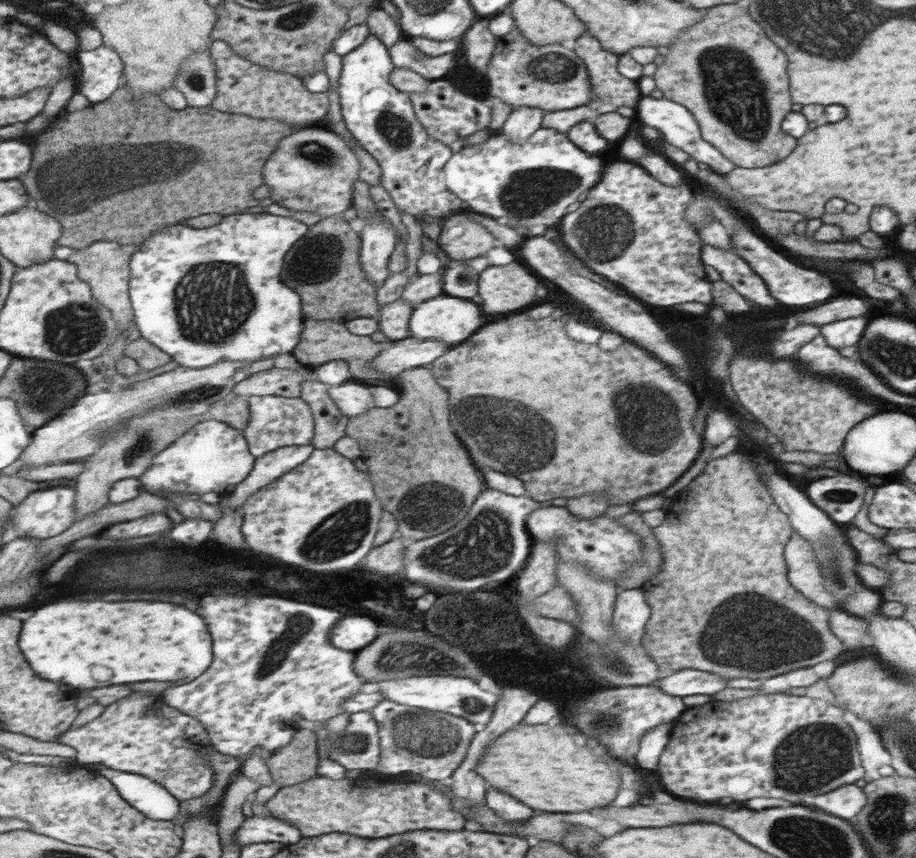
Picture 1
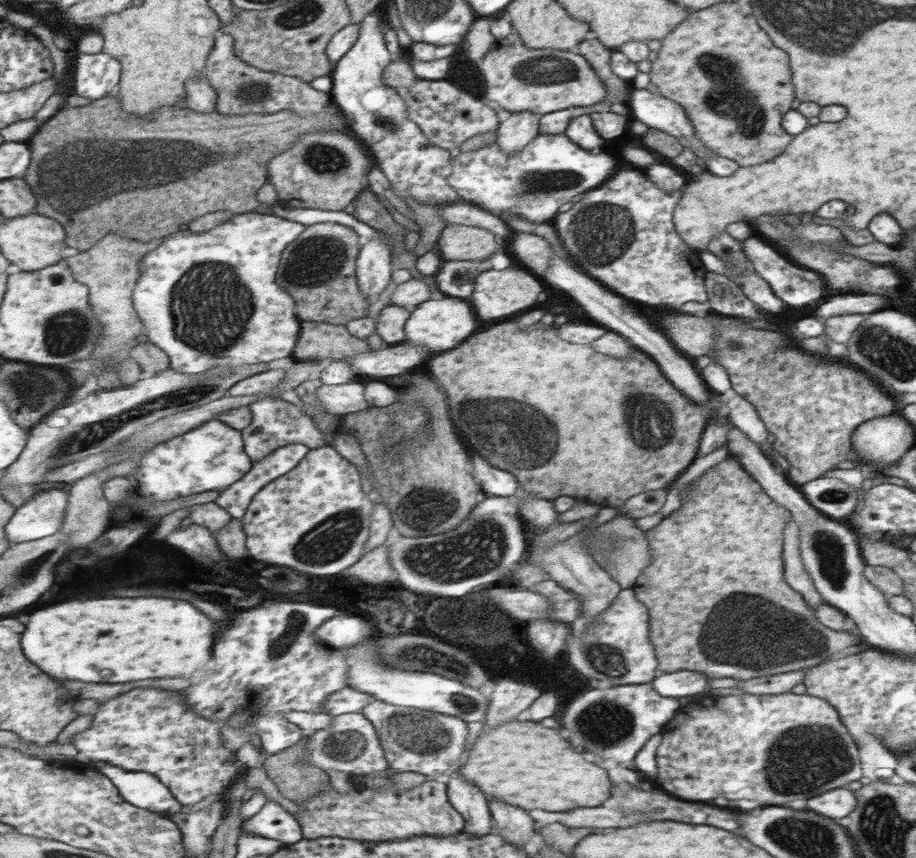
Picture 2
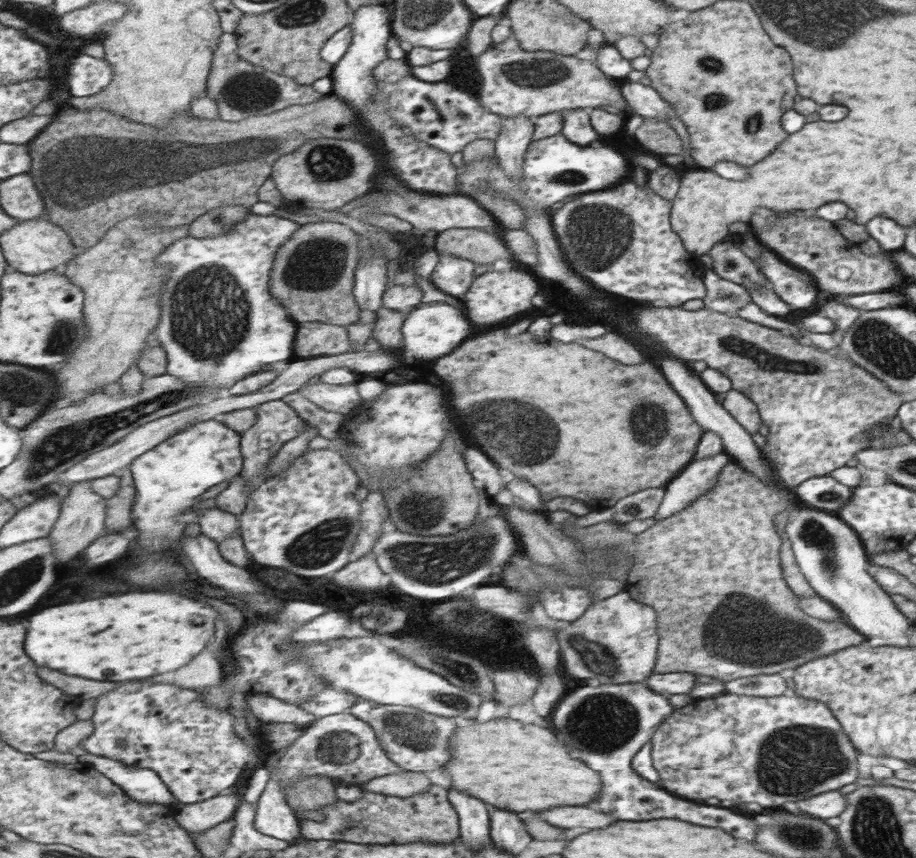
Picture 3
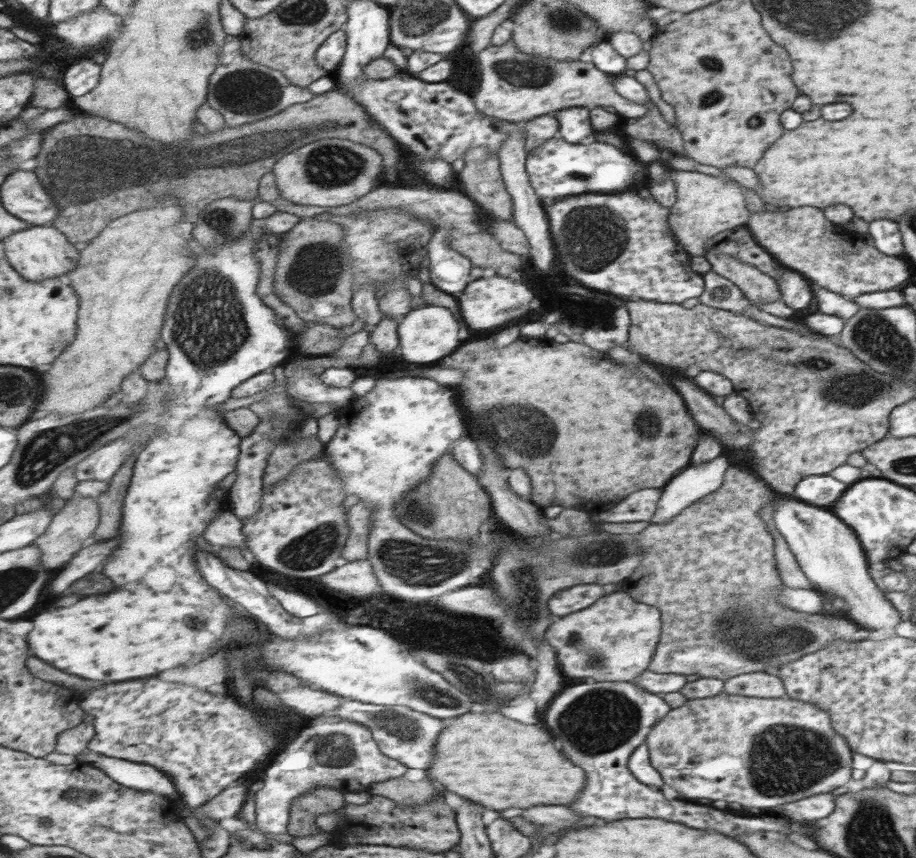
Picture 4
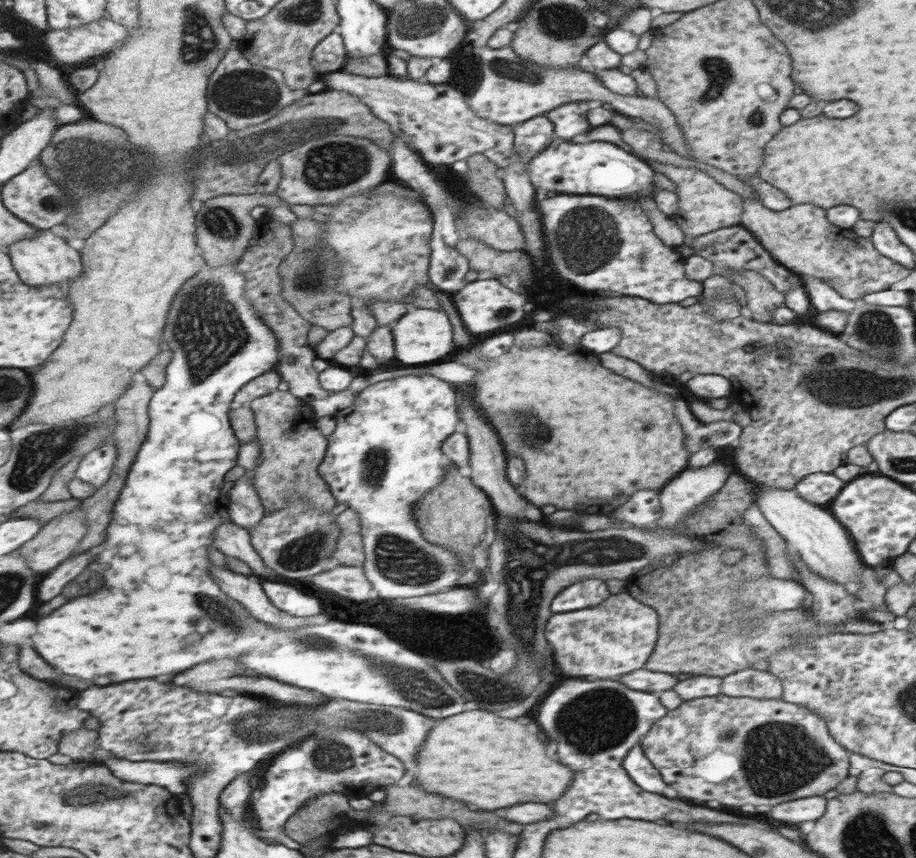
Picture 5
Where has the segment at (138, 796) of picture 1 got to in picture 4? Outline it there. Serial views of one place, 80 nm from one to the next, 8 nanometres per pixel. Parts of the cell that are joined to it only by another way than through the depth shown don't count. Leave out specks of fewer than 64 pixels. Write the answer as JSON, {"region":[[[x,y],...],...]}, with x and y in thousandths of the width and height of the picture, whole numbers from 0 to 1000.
{"region":[[[99,874],[88,878],[84,882],[84,887],[98,889],[110,897],[115,897],[119,907],[139,918],[170,923],[178,928],[187,928],[189,923],[194,923],[193,914],[186,907],[184,901],[169,895],[169,892],[146,889],[115,881]]]}

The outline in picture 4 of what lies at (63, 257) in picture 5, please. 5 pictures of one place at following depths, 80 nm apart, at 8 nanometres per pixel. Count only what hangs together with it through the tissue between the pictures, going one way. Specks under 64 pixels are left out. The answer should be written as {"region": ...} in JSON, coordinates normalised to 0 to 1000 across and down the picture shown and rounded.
{"region":[[[32,261],[27,270],[21,270],[3,282],[5,300],[11,304],[12,310],[29,326],[46,328],[60,323],[72,325],[74,317],[86,310],[88,293],[82,289],[82,281],[60,261],[49,263]]]}

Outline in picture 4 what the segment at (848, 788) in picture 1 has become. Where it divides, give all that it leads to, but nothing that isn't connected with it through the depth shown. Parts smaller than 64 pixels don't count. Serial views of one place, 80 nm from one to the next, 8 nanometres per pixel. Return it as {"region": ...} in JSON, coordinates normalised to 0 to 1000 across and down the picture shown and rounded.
{"region":[[[907,924],[888,927],[880,931],[856,937],[853,944],[848,946],[848,951],[857,951],[861,956],[877,956],[877,958],[885,959],[894,953],[905,951],[912,942],[910,928]]]}

